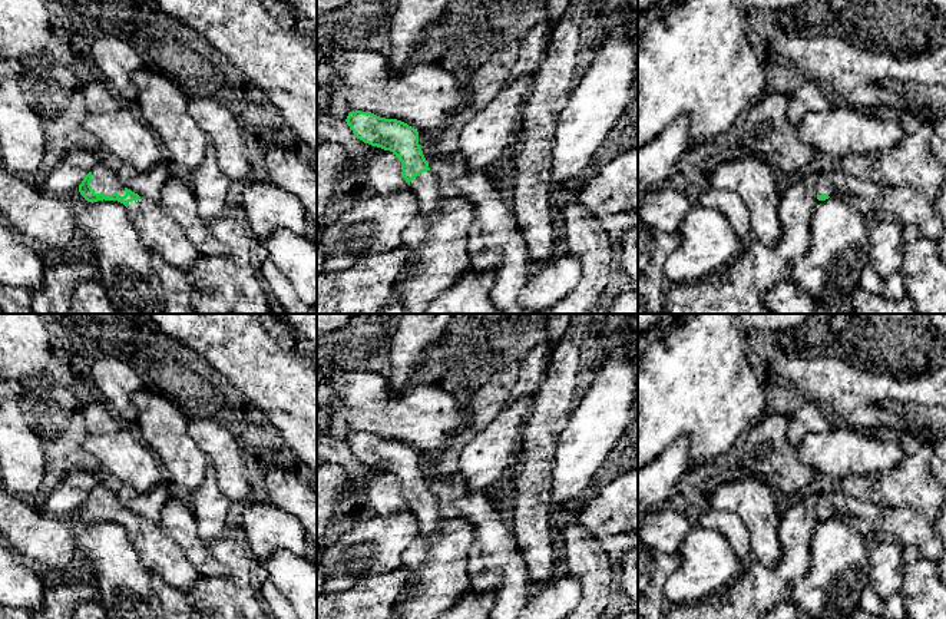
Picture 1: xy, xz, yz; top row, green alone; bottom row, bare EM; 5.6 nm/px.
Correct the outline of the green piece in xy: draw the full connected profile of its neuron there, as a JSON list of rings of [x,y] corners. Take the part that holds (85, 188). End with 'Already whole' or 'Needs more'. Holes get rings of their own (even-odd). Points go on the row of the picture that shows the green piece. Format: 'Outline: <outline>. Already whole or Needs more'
Outline: [[[106,165],[95,166],[79,185],[79,192],[87,202],[105,199],[123,203],[146,248],[175,268],[186,272],[202,256],[178,221],[166,215],[159,203],[123,188]]]. Needs more

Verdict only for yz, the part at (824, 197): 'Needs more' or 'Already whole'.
Needs more

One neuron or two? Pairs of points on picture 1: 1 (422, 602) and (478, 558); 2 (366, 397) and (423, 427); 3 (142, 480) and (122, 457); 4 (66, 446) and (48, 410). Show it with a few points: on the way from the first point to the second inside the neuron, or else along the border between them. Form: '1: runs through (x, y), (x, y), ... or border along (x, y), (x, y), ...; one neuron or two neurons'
1: border along (475, 532), (475, 539), (469, 549), (470, 575); two neurons
2: runs through (380, 411), (390, 416), (409, 416); one neuron
3: runs through (139, 474), (128, 463); one neuron
4: runs through (62, 437), (56, 419); one neuron

